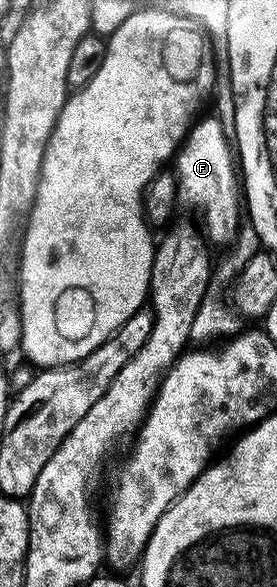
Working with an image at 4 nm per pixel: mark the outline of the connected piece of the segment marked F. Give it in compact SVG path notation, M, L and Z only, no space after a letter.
M204 115L193 124L174 158L175 165L179 204L197 209L204 216L202 229L207 240L213 246L235 242L242 225L242 185L238 180L238 157L233 142L223 133L217 116Z

